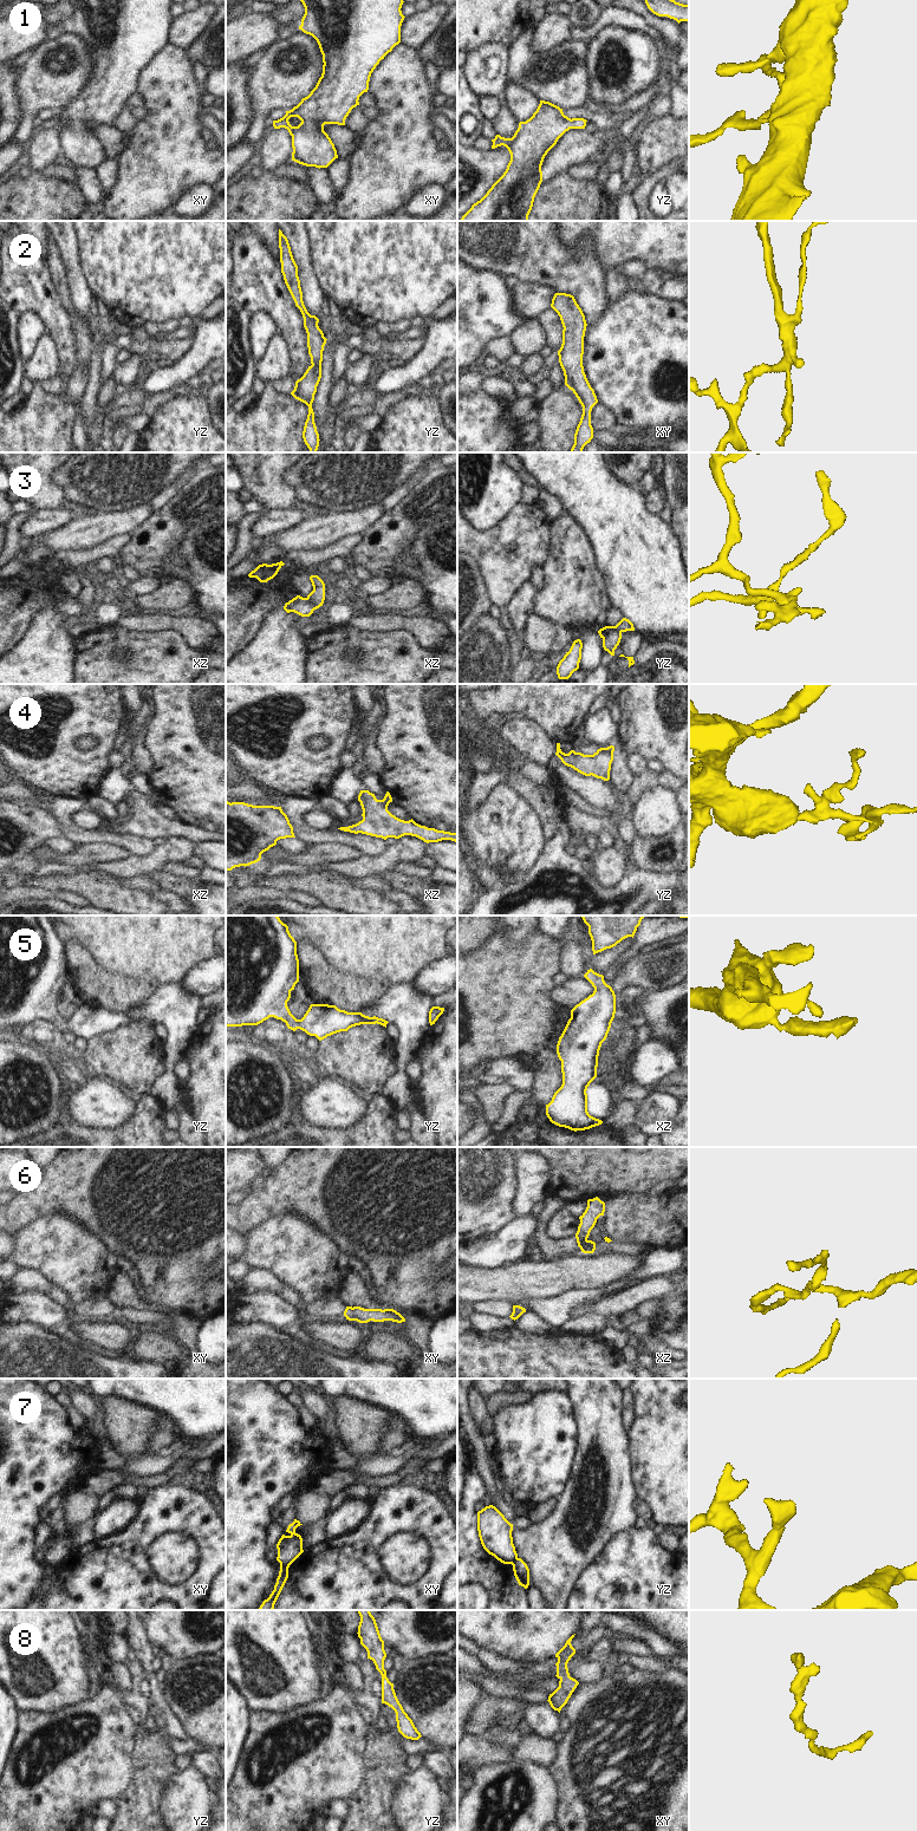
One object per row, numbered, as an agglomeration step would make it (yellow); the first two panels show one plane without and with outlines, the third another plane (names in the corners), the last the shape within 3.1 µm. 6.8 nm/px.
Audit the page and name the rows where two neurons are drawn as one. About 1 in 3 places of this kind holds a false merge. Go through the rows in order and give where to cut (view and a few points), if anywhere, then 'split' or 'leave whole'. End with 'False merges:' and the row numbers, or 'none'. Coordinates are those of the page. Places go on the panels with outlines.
1: no cut | leave whole
2: no cut | leave whole
3: yz (620, 631), (613, 626), (603, 638) | split
4: no cut | leave whole
5: no cut | leave whole
6: xy (352, 1308), (356, 1320) | split
7: xy (280, 1563), (288, 1565) | split
8: no cut | leave whole
False merges: 3, 6, 7

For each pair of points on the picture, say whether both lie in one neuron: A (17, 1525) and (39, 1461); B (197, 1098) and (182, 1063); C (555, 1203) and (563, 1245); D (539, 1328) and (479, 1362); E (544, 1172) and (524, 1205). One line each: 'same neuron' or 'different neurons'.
A: same neuron
B: different neurons
C: same neuron
D: different neurons
E: same neuron

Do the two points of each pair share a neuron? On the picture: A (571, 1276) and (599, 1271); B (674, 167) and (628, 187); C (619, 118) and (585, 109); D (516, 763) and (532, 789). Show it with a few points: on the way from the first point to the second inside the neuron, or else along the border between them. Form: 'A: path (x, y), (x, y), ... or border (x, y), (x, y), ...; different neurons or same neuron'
A: path (578, 1271), (592, 1271); same neuron
B: border (646, 174), (631, 191); different neurons
C: path (611, 118), (603, 118), (593, 113); same neuron
D: path (516, 770), (516, 775), (525, 783); same neuron

